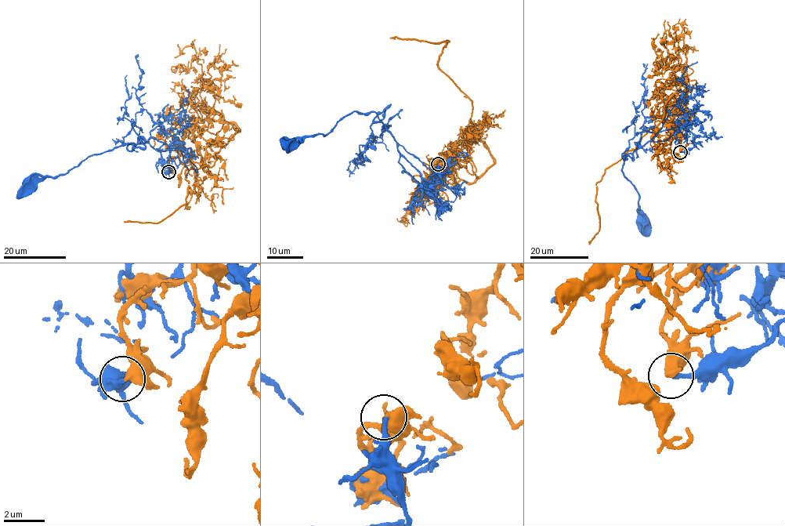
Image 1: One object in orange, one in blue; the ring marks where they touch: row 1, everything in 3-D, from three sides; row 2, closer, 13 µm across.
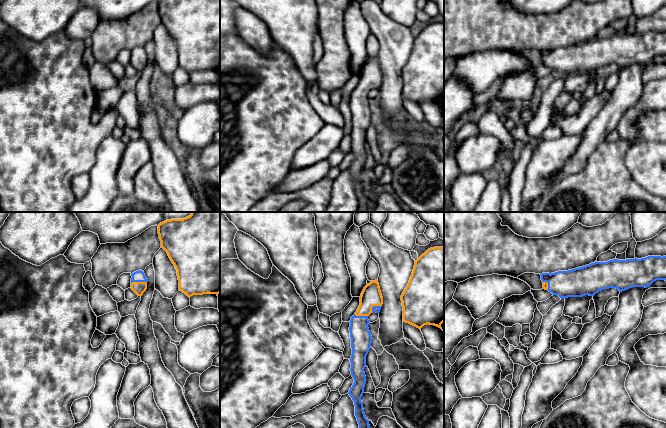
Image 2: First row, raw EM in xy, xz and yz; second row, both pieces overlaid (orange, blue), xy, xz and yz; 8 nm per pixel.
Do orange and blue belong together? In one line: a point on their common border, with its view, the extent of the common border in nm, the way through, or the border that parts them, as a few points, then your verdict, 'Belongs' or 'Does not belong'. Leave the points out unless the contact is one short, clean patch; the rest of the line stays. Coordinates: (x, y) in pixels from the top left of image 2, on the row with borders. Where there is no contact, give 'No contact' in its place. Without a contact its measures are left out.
Touches orange at xy (138, 282). Shared border 130 nm. Does not belong

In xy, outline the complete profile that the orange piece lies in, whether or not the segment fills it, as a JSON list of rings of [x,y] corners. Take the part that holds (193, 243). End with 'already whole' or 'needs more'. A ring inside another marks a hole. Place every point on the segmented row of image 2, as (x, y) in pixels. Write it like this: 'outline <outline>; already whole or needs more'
outline [[[192,212],[183,219],[166,220],[158,225],[163,248],[177,270],[179,290],[188,297],[220,293],[220,212]]]; already whole

